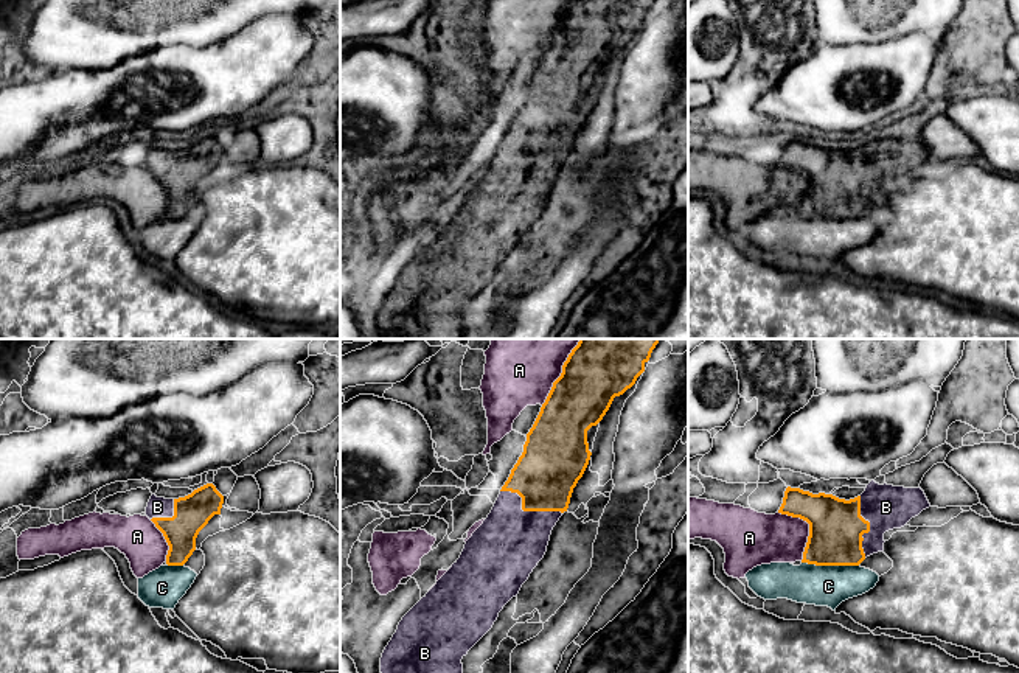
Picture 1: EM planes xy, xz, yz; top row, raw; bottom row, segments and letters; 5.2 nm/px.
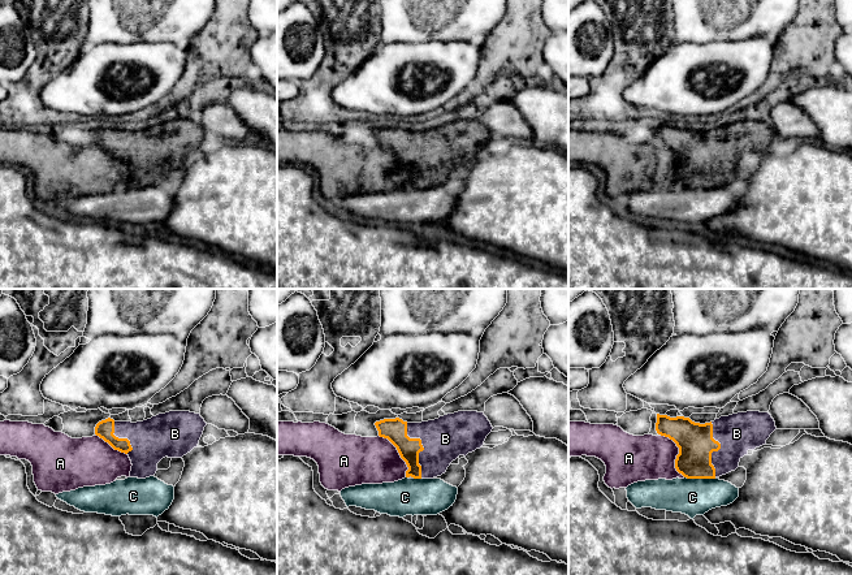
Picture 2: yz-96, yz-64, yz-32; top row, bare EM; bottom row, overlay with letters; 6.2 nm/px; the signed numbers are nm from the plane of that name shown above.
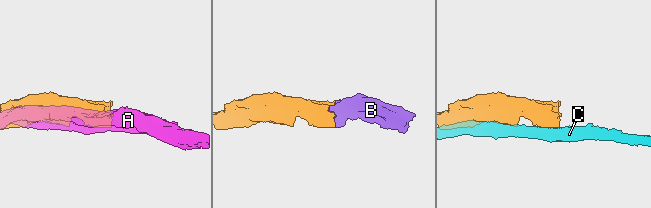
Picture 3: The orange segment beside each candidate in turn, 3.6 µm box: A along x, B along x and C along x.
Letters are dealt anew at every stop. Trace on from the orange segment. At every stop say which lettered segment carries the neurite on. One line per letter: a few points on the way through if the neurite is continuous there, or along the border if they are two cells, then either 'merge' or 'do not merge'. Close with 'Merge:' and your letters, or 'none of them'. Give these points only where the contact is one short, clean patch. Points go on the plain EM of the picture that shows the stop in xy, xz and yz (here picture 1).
A: do not merge
B: way xz (547, 123), (527, 162), (514, 191), (504, 202); merge
C: do not merge
Merge: B

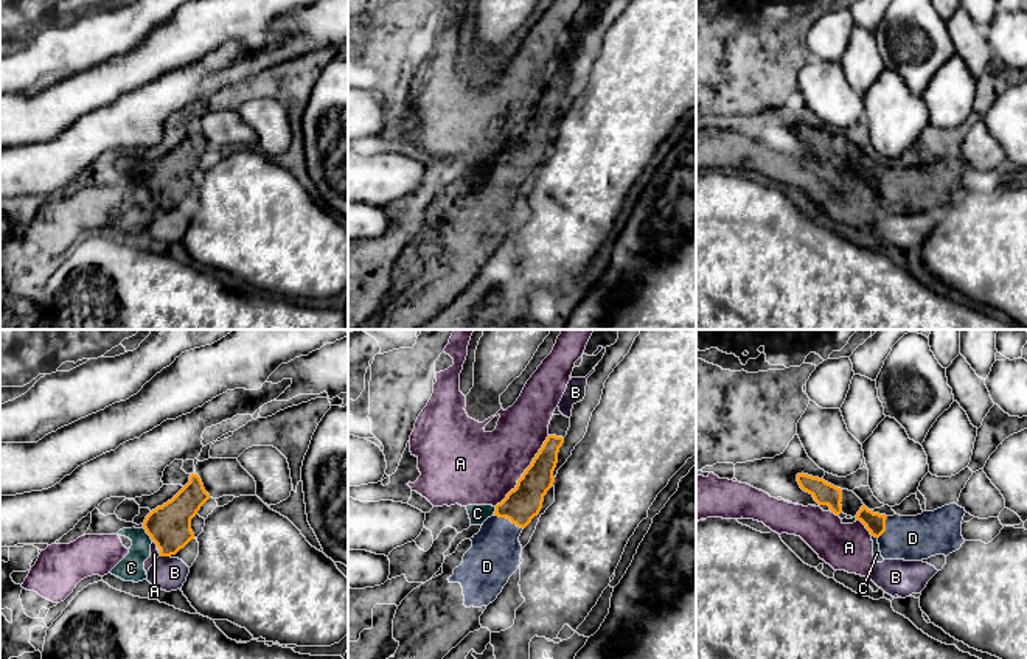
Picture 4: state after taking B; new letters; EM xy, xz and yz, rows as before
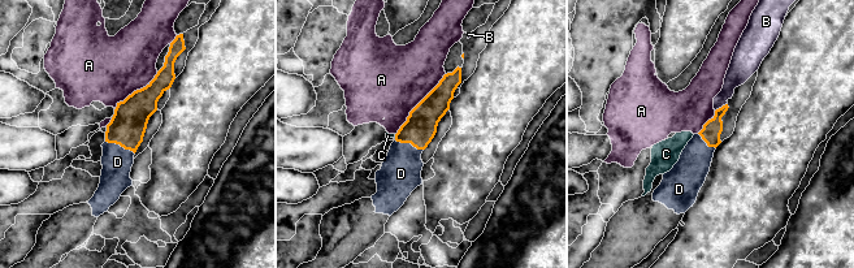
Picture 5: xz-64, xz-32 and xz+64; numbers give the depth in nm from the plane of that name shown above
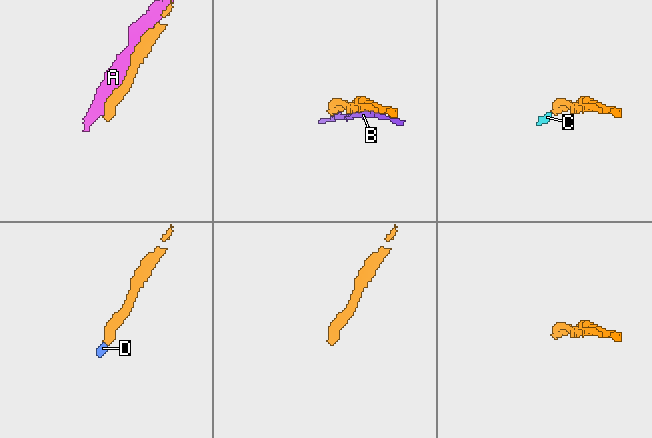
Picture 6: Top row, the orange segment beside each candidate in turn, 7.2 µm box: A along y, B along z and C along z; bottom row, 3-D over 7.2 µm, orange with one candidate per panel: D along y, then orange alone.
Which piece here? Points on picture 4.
A: do not merge
B: do not merge
C: border xy (143, 181), (153, 191); do not merge
D: way xz (524, 154), (508, 170), (499, 185), (494, 207); merge
Merge: D

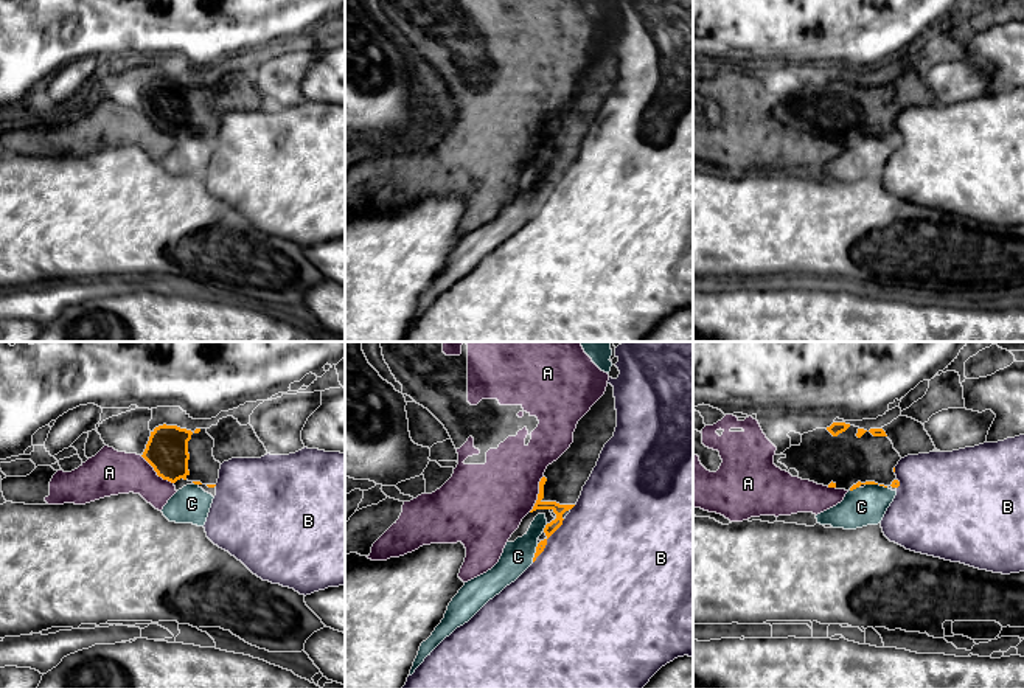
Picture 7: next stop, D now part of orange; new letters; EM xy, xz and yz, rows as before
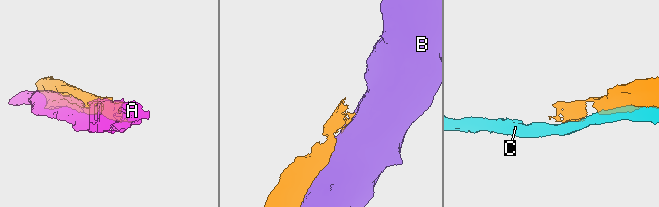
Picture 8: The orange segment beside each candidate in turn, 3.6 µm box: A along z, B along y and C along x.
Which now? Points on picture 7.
A: do not merge
B: do not merge
C: do not merge
Merge: none of them

